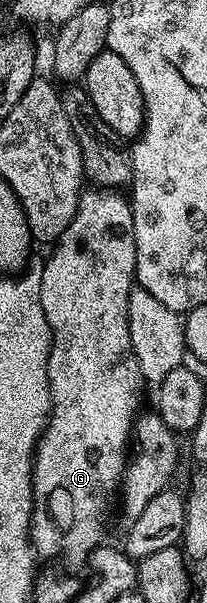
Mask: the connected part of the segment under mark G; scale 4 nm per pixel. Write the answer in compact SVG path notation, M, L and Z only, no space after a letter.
M89 187L82 192L79 203L77 204L77 214L75 219L71 219L71 223L67 227L67 231L63 231L63 235L52 246L53 254L50 255L46 261L43 261L41 265L41 302L43 303L43 315L47 315L47 323L49 324L49 330L53 336L53 346L49 352L49 390L51 391L51 399L53 400L53 407L49 411L49 421L45 425L45 429L41 433L41 437L37 440L37 448L33 450L33 514L31 515L31 523L29 524L29 541L33 544L34 554L38 558L41 557L57 557L60 553L66 553L69 557L78 557L78 559L84 559L98 548L102 544L101 536L105 533L105 516L109 513L109 496L113 492L118 492L119 486L122 484L122 477L125 473L125 466L127 464L127 450L131 445L131 434L134 429L134 421L139 416L139 410L141 405L141 385L143 386L143 378L139 363L137 362L136 355L132 351L131 335L128 331L128 297L129 293L135 288L135 274L137 271L137 248L135 247L135 239L133 238L133 206L130 198L125 197L124 192L118 191L113 187Z

